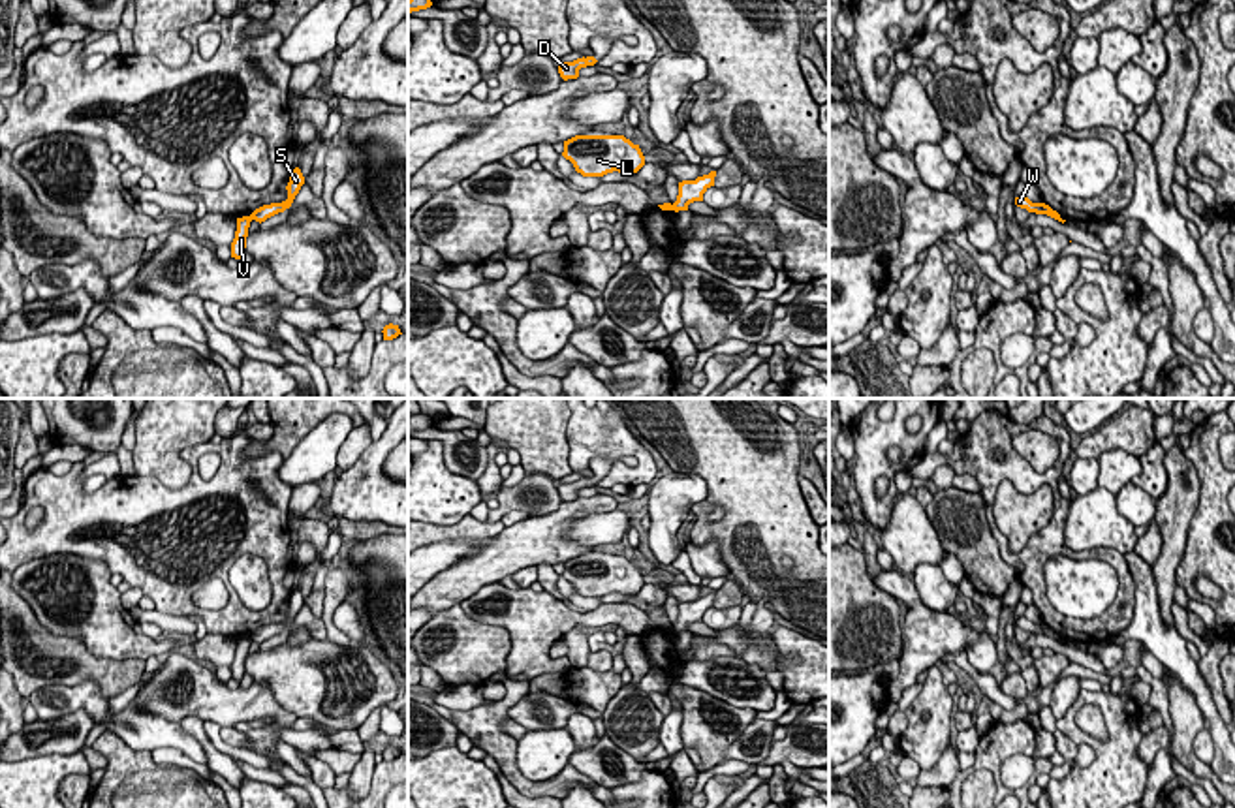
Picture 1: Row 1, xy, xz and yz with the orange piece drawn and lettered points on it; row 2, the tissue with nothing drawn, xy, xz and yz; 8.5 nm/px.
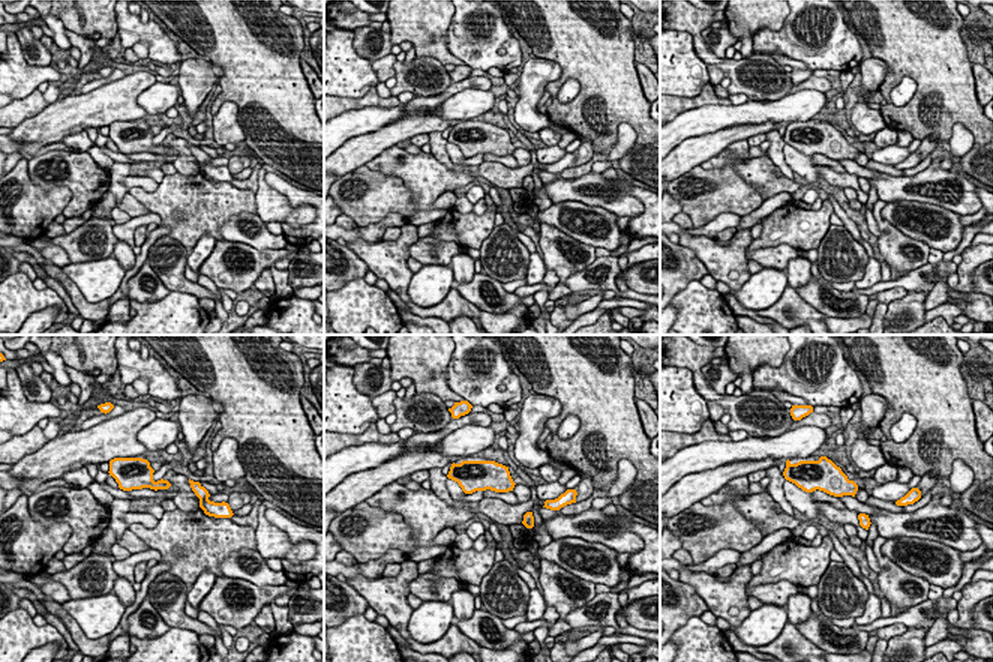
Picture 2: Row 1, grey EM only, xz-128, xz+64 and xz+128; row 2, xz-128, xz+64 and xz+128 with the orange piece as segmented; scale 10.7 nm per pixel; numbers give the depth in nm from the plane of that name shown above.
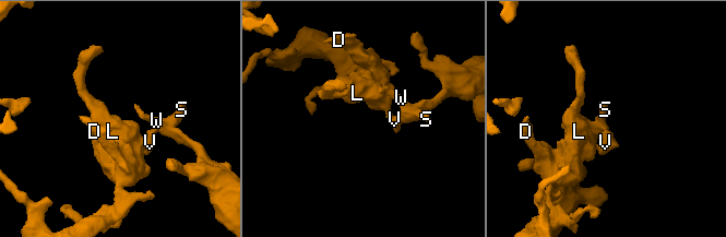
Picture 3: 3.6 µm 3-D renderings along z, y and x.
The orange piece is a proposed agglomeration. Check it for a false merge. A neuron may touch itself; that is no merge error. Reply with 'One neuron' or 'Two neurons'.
Two neurons

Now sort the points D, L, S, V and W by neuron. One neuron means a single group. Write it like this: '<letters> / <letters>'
D L V / S W

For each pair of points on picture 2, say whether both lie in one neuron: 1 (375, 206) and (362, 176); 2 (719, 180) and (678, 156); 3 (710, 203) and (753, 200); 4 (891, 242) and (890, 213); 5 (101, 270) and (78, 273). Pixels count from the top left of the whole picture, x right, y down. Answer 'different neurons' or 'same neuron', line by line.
1: same neuron
2: different neurons
3: same neuron
4: different neurons
5: same neuron

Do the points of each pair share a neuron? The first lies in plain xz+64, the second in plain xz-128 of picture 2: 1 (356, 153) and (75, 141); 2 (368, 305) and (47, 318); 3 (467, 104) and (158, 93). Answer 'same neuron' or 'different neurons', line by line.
1: different neurons
2: different neurons
3: same neuron

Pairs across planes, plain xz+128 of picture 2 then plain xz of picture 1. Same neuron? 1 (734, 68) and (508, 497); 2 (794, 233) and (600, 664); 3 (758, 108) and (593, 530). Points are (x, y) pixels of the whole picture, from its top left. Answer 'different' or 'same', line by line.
1: same
2: different
3: same

